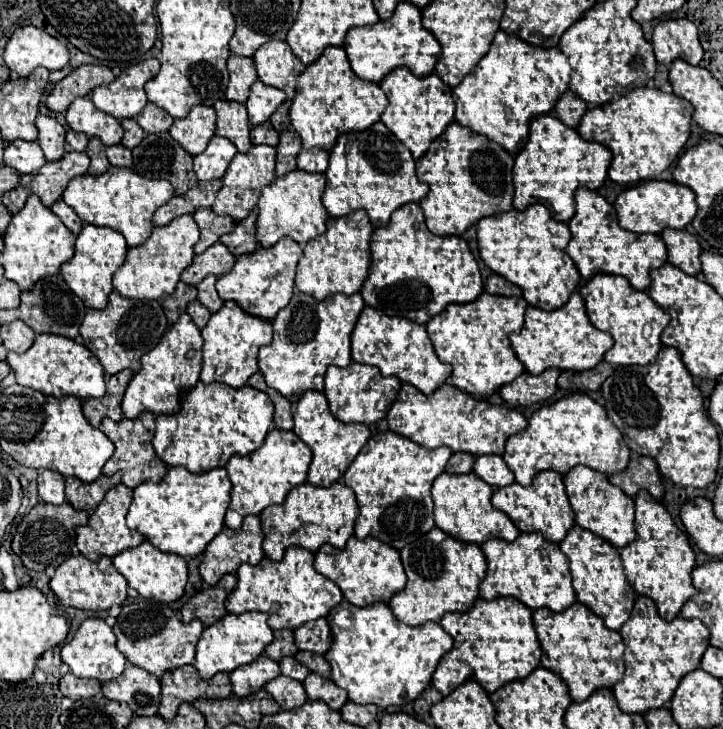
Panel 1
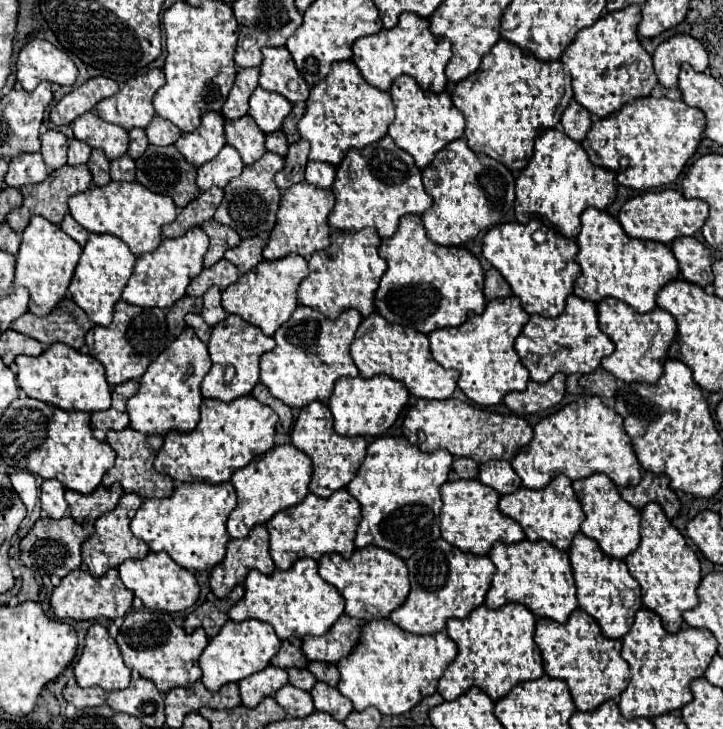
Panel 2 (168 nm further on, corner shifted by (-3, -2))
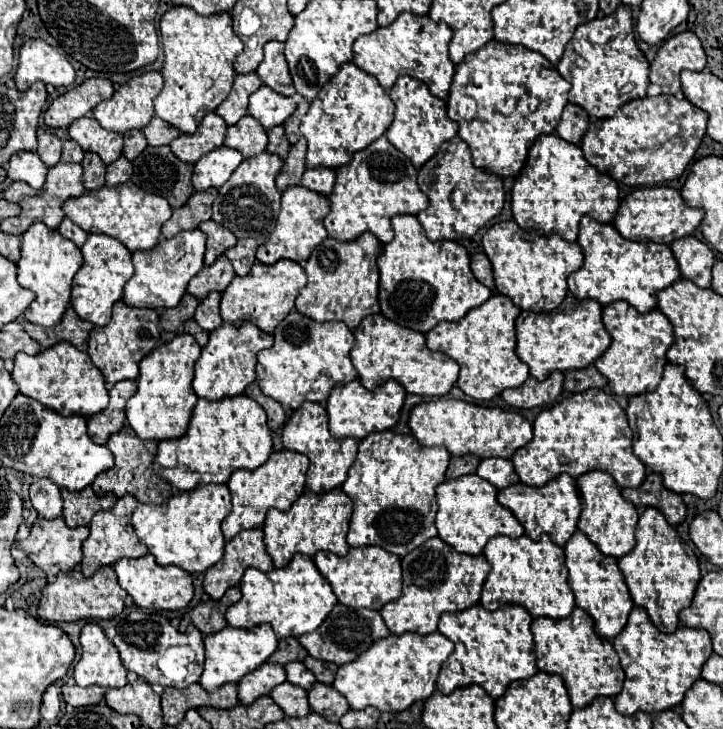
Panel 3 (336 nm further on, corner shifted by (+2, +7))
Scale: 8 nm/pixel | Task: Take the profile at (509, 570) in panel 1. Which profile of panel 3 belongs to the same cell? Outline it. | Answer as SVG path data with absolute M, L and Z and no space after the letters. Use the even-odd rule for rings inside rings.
M522 535L518 539L494 537L484 547L484 557L490 563L492 571L484 583L480 605L488 611L498 609L500 605L522 605L532 617L552 617L564 619L572 613L574 593L568 585L568 569L564 565L564 551L548 535L542 535L540 541L532 541Z

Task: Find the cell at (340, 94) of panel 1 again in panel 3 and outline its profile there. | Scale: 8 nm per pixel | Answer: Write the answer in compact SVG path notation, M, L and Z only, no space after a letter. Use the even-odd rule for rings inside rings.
M344 63L338 73L324 85L318 97L312 101L308 115L300 123L300 133L308 141L306 163L310 169L328 167L338 169L350 163L346 153L366 149L372 141L382 137L394 119L394 103L390 95L354 63Z

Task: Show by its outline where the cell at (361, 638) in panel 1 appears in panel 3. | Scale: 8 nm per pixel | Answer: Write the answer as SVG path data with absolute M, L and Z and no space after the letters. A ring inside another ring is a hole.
M442 633L418 635L390 635L386 639L376 641L366 653L362 653L356 661L346 663L338 669L334 687L340 695L346 697L350 709L366 709L376 707L378 711L398 713L408 709L416 701L424 701L436 689L436 677L440 673L442 663L450 657L454 643L446 639Z

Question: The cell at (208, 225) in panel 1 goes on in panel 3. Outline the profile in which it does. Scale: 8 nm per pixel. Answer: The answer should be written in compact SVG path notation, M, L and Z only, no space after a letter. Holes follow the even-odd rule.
M204 221L204 223L200 225L200 231L204 231L206 237L208 237L206 257L204 257L204 263L206 263L206 265L212 265L212 263L216 261L216 257L220 257L226 249L234 247L236 241L238 241L228 229L224 229L222 225L218 225L218 223L214 223L214 221Z

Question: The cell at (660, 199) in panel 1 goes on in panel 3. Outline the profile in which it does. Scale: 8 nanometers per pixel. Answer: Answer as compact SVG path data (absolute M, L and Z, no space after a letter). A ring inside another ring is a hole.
M646 187L646 189L634 191L620 205L612 225L616 227L616 231L624 239L630 239L630 241L654 241L654 243L670 245L676 239L692 235L698 229L702 217L704 217L702 209L688 207L684 203L682 195L676 189L672 189L672 187Z

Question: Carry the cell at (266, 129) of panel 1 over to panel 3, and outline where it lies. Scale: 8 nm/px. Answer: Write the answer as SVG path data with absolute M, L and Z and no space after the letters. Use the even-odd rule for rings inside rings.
M272 127L272 129L268 129L268 139L270 139L268 153L274 153L274 155L286 159L288 151L290 151L290 143L288 143L288 139L284 135L284 127Z

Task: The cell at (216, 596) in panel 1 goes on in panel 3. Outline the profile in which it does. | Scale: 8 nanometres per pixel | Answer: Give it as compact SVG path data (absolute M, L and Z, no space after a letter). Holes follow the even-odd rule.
M230 587L220 601L210 599L210 601L198 603L194 609L190 609L188 619L202 635L218 633L220 629L226 627L226 619L224 619L226 609L230 605L234 605L238 599L240 599L240 587Z

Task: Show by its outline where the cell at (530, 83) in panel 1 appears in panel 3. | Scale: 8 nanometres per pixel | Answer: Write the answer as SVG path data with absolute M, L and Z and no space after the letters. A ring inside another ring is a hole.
M490 41L482 49L470 53L470 57L466 57L466 61L456 67L450 97L446 103L448 115L460 125L458 137L466 141L472 151L474 165L504 179L518 177L522 165L526 165L526 153L530 151L530 145L534 145L540 135L554 133L562 109L568 103L568 91L570 83L556 71L556 67L546 57L524 47L506 47L502 43Z

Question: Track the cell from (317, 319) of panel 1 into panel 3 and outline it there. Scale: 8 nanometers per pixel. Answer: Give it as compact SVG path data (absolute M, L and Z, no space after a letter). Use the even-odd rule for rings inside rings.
M294 309L276 327L274 347L258 353L256 381L264 395L290 409L298 409L304 401L324 403L334 385L344 385L358 377L350 361L352 345L354 335L342 321L316 323Z

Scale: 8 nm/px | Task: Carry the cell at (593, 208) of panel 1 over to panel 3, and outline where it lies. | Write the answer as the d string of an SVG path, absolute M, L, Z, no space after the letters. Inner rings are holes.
M590 215L582 217L578 245L584 253L584 265L568 277L572 297L596 299L604 307L626 299L638 309L638 313L648 313L656 309L656 293L680 279L678 263L668 245L652 241L628 241L614 229L614 225L592 221Z

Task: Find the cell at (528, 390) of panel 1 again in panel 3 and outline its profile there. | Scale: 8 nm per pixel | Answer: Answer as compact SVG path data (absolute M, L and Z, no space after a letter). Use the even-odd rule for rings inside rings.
M554 371L546 381L538 381L534 377L528 377L524 385L520 385L518 389L506 389L502 393L502 397L508 405L518 407L518 409L532 409L532 407L550 405L560 395L562 381L564 381L562 371Z

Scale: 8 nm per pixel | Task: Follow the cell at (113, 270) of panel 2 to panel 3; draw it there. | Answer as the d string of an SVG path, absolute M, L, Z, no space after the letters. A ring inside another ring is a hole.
M88 235L86 243L82 245L82 255L84 263L82 269L74 277L74 287L72 287L72 307L78 313L78 317L104 327L110 323L112 317L112 307L116 301L122 299L124 285L132 277L132 253L126 251L126 247L106 235Z

